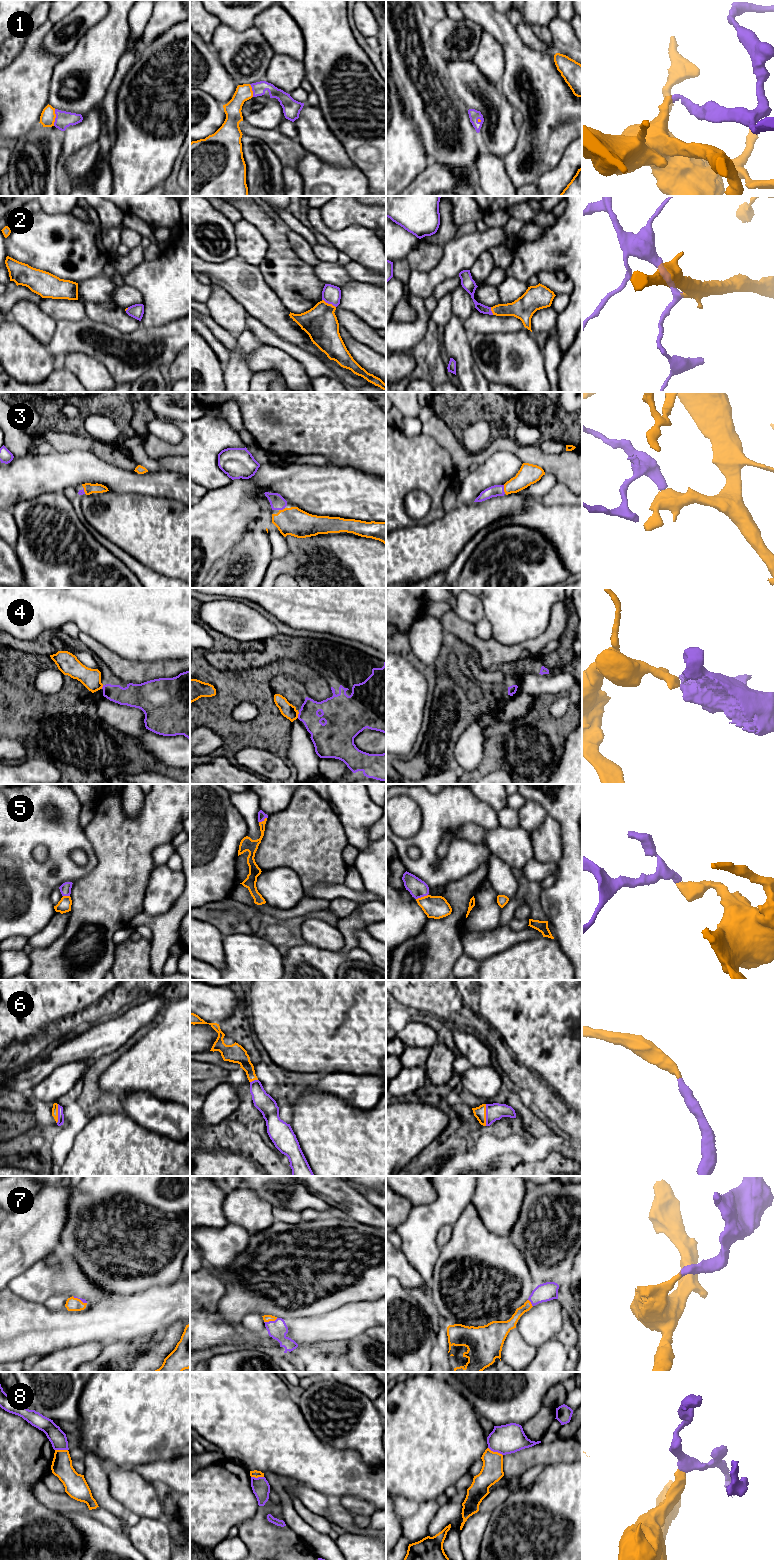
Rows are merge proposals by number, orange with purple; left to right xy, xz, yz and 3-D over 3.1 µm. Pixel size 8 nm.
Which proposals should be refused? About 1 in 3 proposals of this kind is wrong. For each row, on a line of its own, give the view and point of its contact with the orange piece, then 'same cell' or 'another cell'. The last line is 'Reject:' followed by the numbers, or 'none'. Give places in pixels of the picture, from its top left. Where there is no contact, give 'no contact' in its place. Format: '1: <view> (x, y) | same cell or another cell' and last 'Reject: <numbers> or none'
1: xy (55, 117) | same cell
2: xz (329, 304) | same cell
3: yz (504, 489) | same cell
4: xz (297, 715) | another cell
5: yz (421, 897) | same cell
6: yz (485, 1115) | same cell
7: xz (270, 1320) | same cell
8: yz (495, 1452) | another cell
Reject: 4, 8

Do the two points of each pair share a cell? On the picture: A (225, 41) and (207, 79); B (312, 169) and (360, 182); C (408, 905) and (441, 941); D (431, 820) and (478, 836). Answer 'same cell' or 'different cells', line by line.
A: different cells
B: same cell
C: different cells
D: different cells

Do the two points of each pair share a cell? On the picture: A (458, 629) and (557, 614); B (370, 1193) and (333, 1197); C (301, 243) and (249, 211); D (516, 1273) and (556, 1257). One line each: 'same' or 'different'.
A: same
B: different
C: different
D: different

